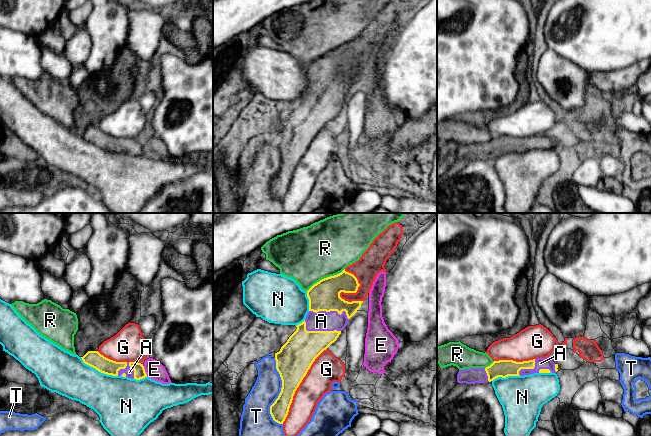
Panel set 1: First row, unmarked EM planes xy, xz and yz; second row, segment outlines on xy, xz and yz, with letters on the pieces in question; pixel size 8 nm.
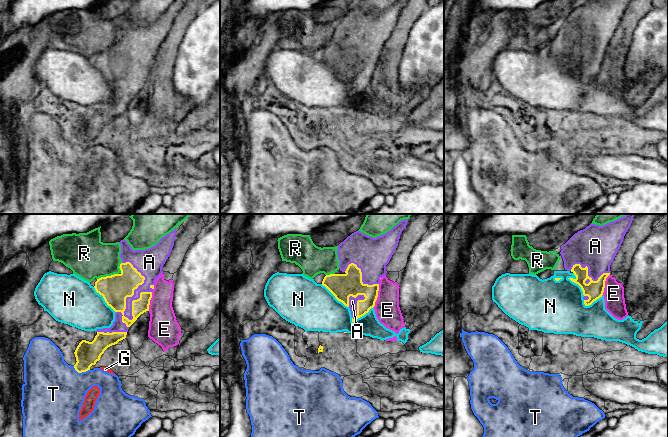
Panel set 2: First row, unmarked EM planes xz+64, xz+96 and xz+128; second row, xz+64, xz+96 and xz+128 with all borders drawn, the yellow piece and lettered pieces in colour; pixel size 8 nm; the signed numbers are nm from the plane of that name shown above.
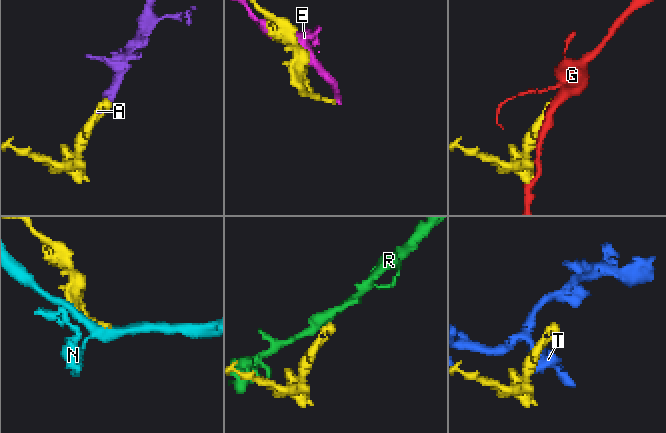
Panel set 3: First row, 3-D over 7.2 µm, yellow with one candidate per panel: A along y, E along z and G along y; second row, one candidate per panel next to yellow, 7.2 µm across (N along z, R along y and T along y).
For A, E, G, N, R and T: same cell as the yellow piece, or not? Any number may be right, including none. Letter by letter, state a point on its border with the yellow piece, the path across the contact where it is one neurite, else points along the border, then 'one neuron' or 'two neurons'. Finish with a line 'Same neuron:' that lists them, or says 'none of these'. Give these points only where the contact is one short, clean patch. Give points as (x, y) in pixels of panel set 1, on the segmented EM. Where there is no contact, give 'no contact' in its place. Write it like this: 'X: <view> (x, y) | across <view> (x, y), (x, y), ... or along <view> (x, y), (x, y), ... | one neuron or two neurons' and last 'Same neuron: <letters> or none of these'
A: xz (331, 310) | one neuron
E: xy (144, 371) | two neurons
G: xz (298, 386) | two neurons
N: xy (98, 370) | two neurons
R: xz (325, 278) | two neurons
T: xz (280, 393) | two neurons
Same neuron: A

